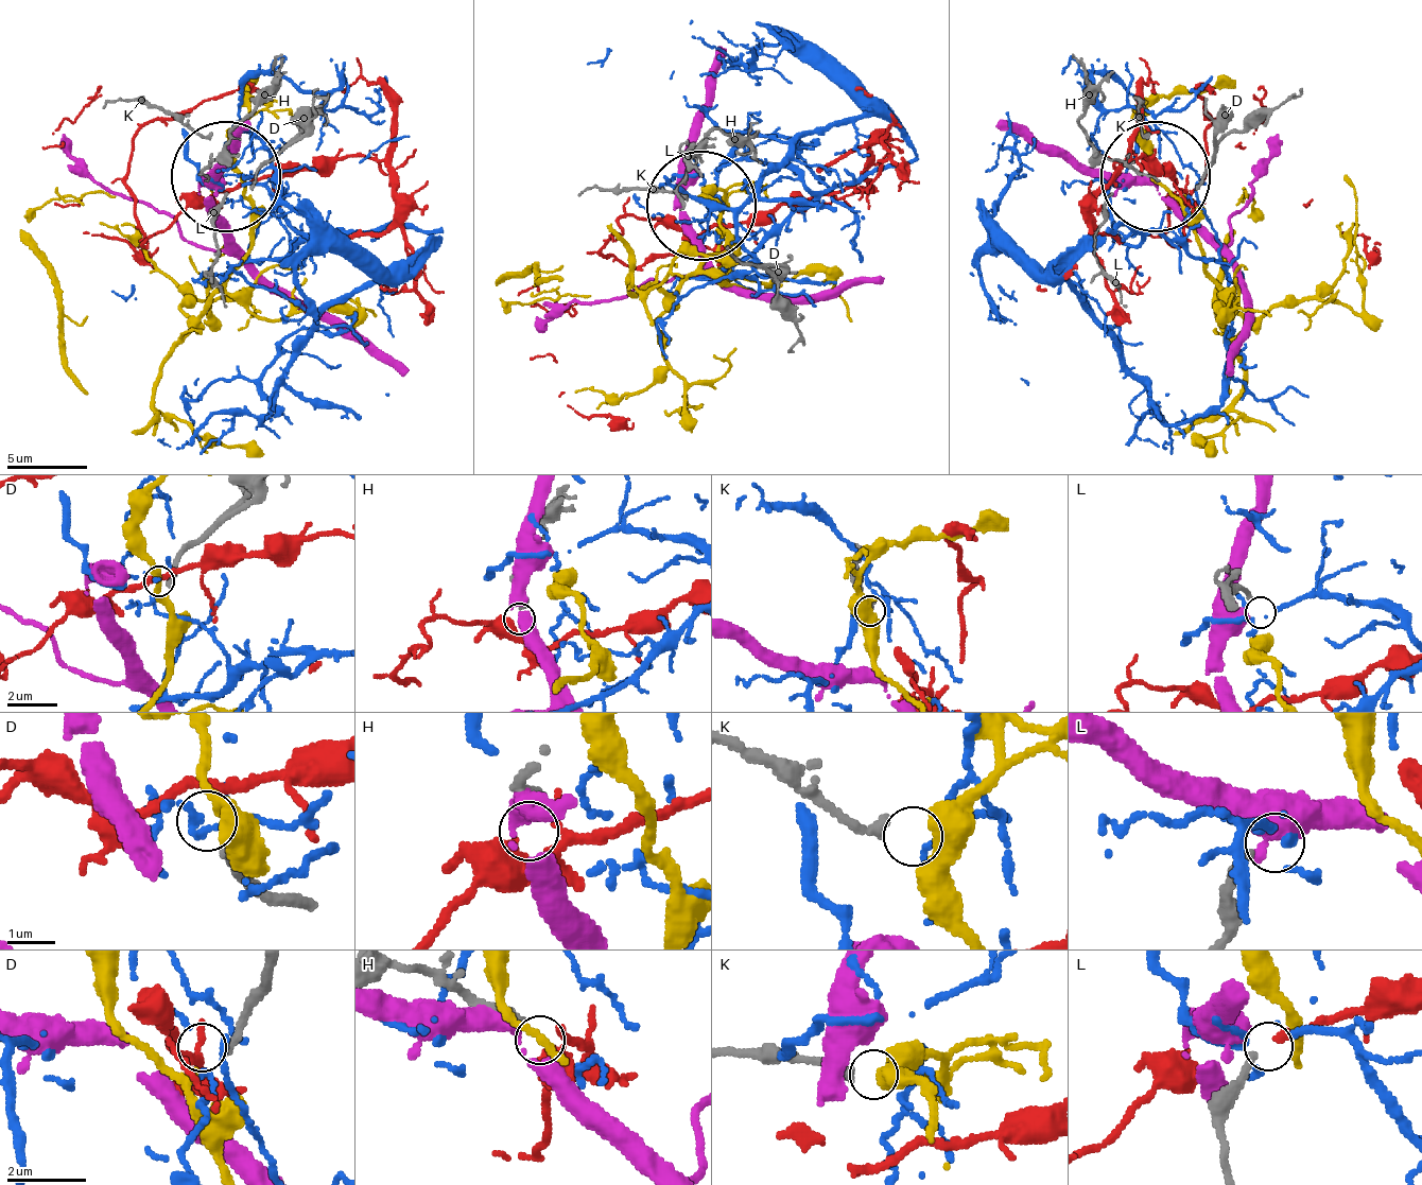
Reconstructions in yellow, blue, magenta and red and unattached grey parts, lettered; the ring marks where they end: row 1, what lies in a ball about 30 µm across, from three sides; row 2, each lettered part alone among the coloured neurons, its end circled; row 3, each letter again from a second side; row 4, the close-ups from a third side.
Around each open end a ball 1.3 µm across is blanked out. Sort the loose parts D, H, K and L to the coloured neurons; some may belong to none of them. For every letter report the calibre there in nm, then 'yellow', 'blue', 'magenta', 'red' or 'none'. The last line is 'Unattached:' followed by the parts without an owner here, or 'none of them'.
D: calibre 220 nm; yellow
H: calibre 150 nm; none
K: calibre 200 nm; none
L: calibre 160 nm; blue
Unattached: H, K

